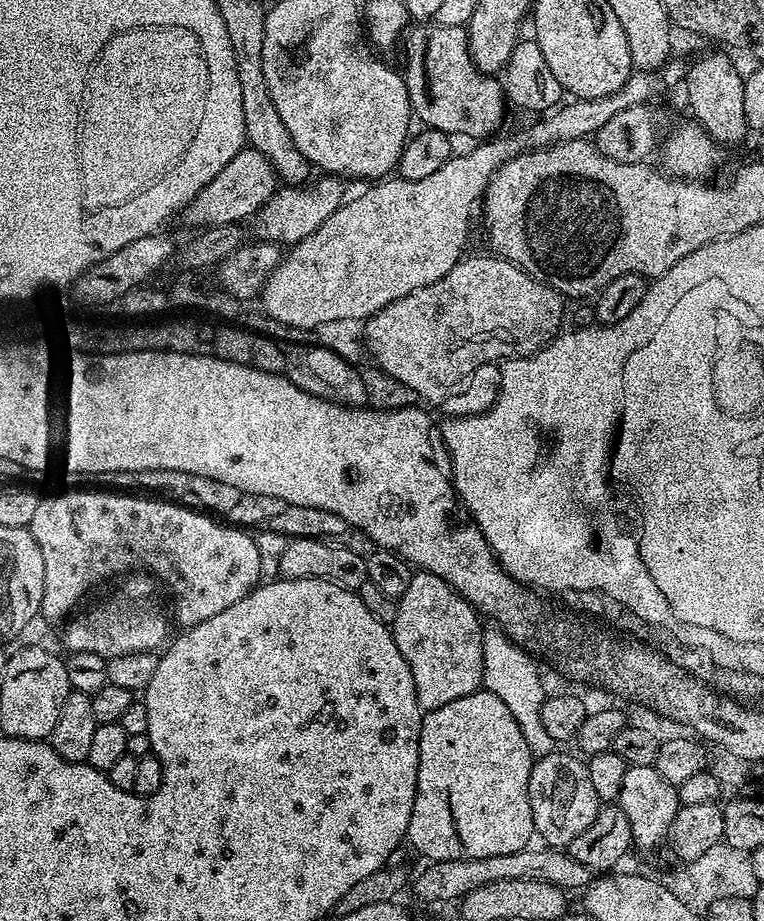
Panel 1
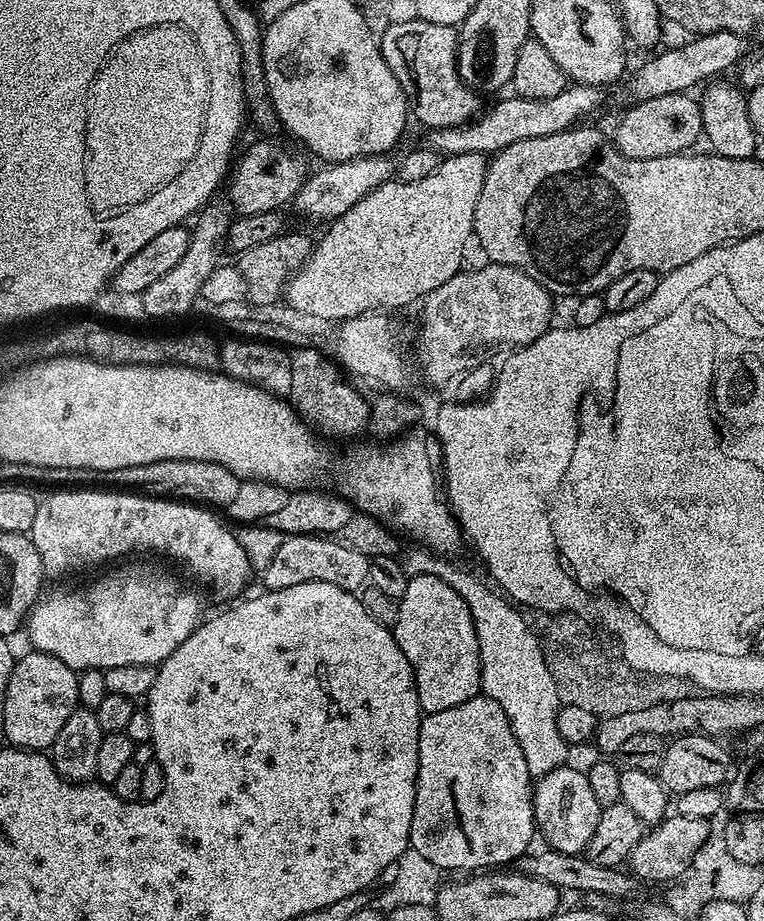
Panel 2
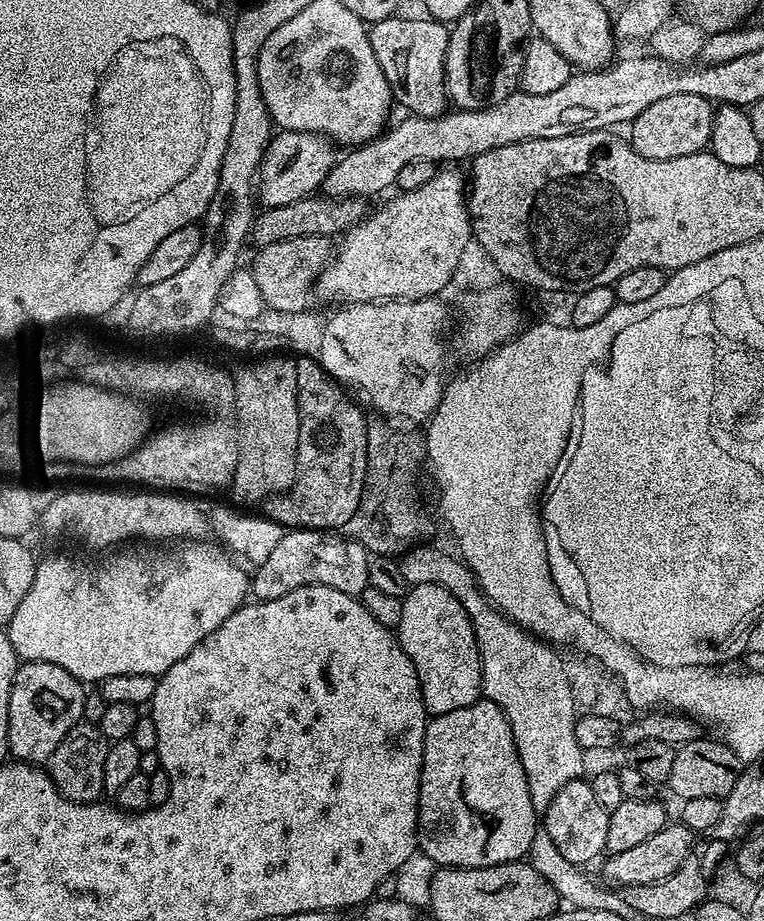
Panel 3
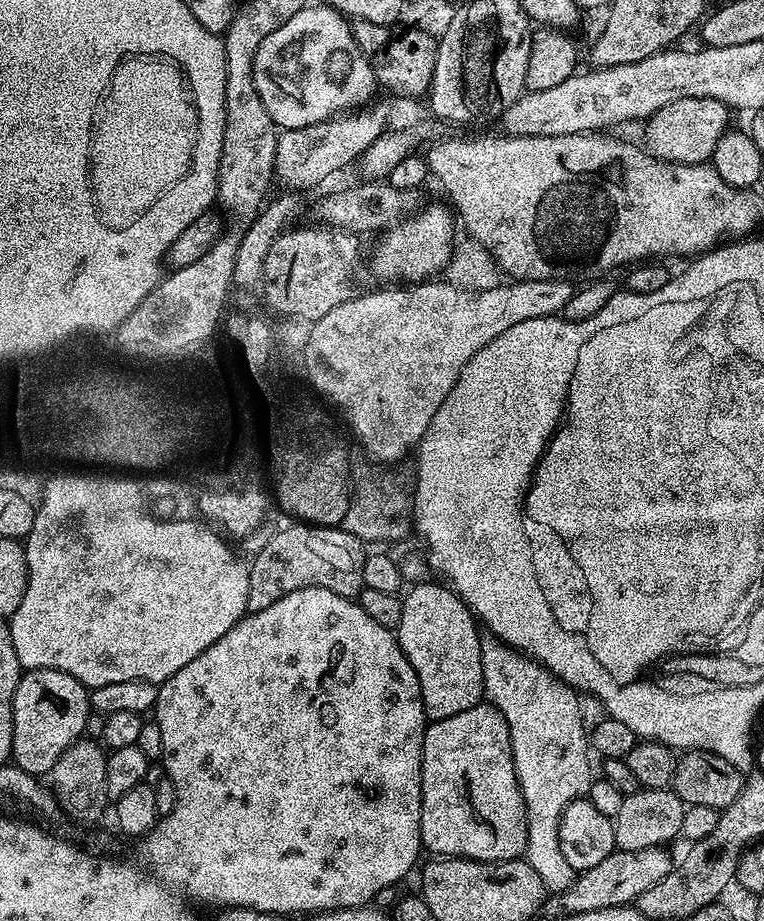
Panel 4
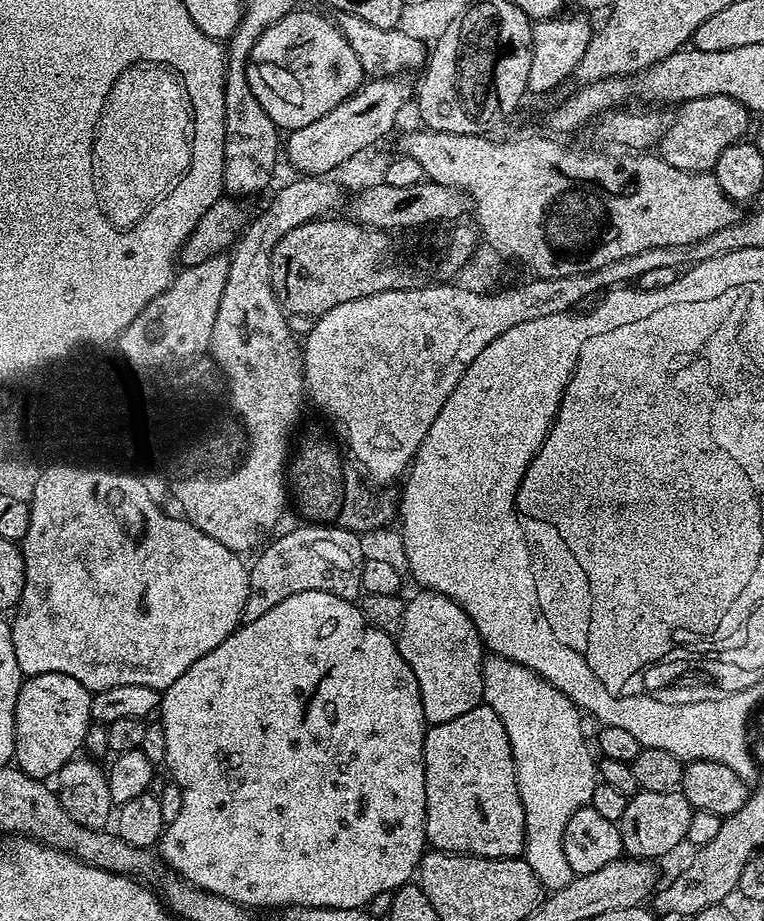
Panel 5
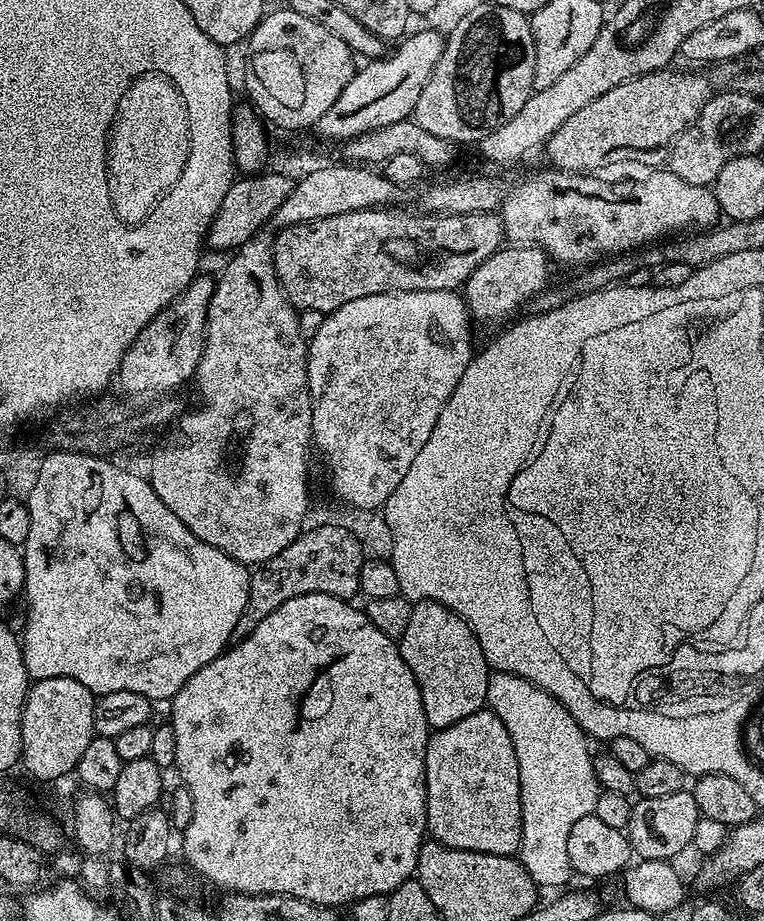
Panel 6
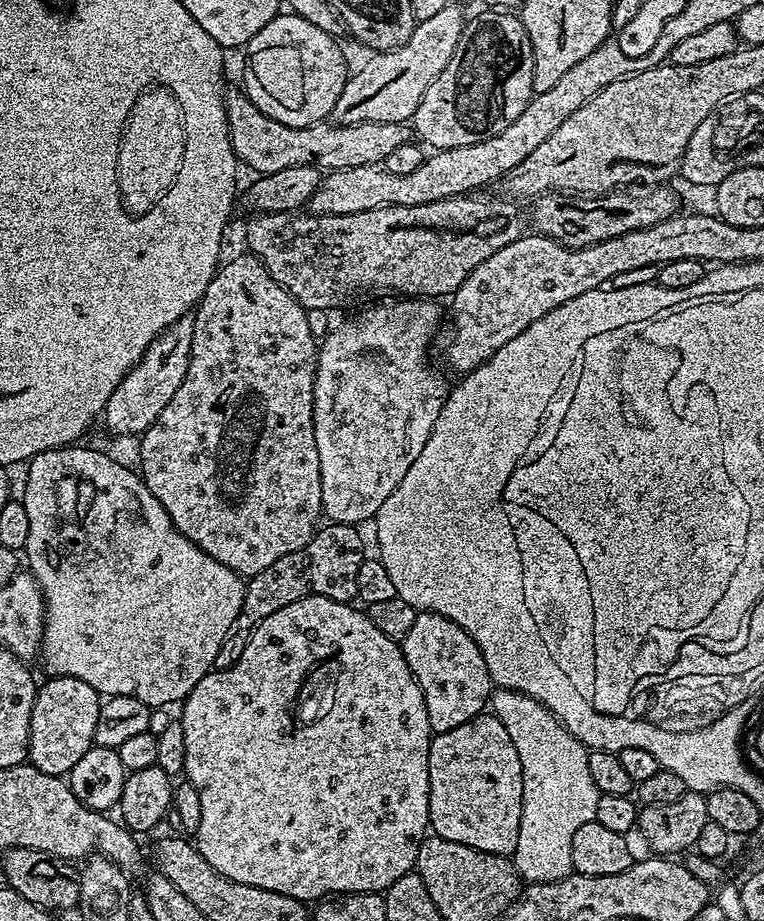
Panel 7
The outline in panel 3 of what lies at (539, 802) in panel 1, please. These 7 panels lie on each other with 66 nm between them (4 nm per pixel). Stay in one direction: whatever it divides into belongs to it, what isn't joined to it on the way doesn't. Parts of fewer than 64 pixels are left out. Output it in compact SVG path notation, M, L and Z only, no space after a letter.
M587 779L566 782L554 794L554 798L542 812L542 830L558 846L562 858L577 866L584 866L591 860L599 861L600 852L606 849L606 830L608 829L609 809L602 807L598 798L594 798L594 790Z

